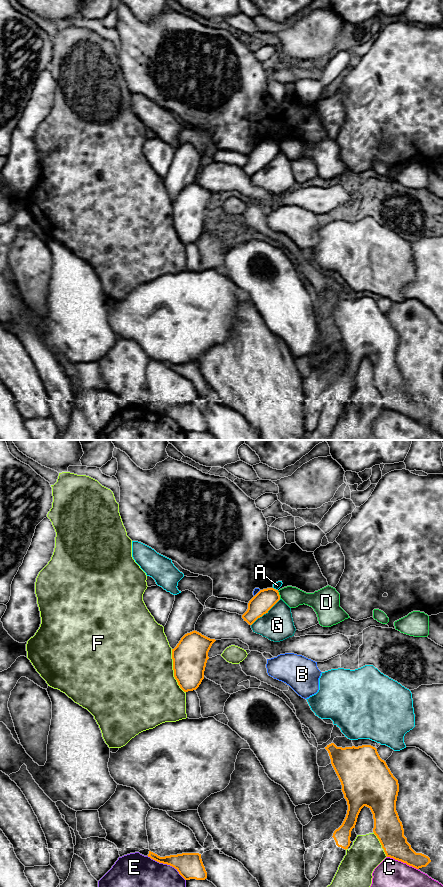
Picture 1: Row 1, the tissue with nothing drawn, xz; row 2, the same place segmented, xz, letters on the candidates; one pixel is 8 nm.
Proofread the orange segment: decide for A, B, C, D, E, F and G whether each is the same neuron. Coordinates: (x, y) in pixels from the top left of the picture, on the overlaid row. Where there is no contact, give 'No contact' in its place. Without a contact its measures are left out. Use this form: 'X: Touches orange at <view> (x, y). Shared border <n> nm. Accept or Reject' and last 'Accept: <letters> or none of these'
A: Touches orange at xz (275, 589). Shared border 50 nm. Reject
B: Touches orange at xz (257, 593). Shared border 80 nm. Reject
C: Touches orange at xz (402, 861). Shared border 260 nm. Reject
D: Touches orange at xz (279, 595). Shared border 70 nm. Reject
E: Touches orange at xz (167, 864). Shared border 360 nm. Reject
F: Touches orange at xz (174, 671). Shared border 360 nm. Reject
G: Touches orange at xz (265, 613). Shared border 320 nm. Reject
Accept: none of these

